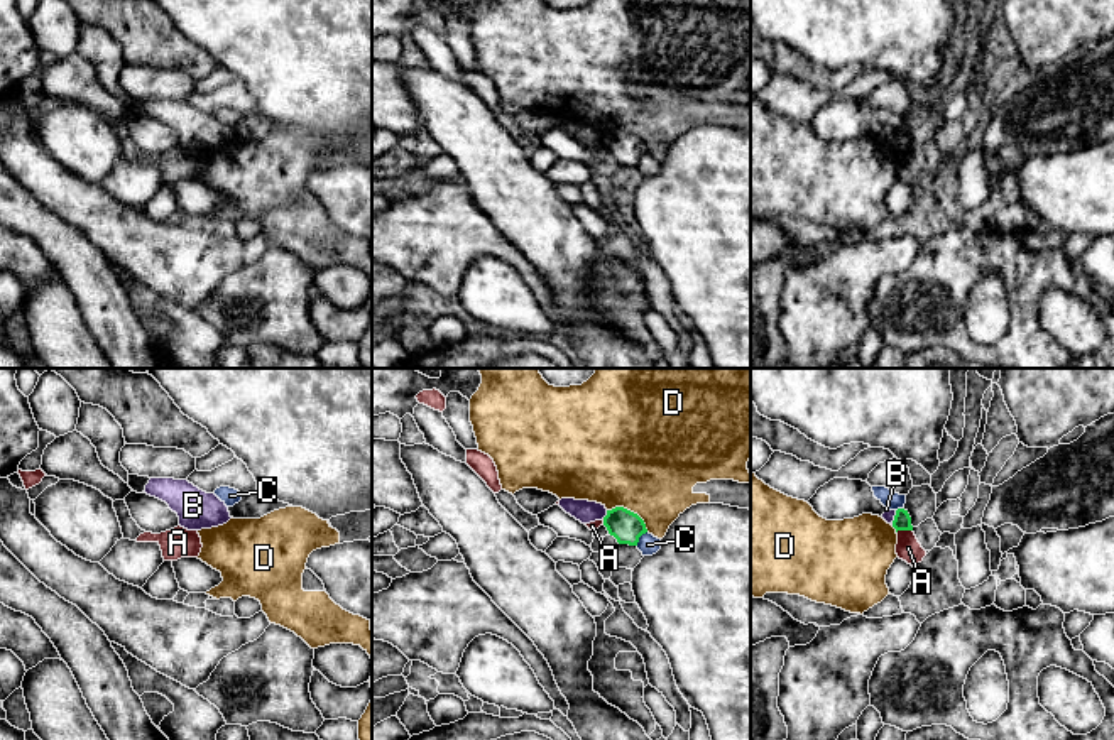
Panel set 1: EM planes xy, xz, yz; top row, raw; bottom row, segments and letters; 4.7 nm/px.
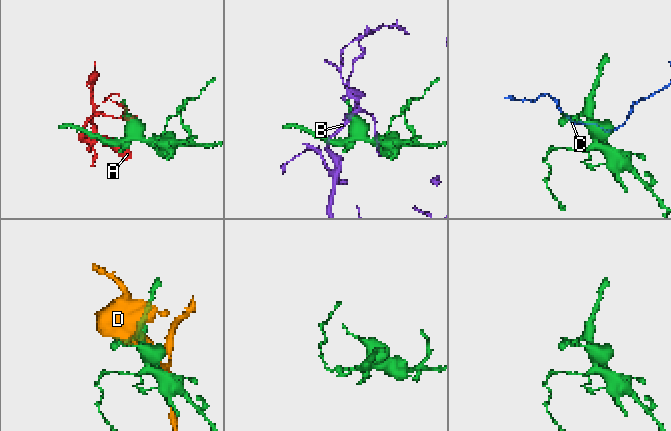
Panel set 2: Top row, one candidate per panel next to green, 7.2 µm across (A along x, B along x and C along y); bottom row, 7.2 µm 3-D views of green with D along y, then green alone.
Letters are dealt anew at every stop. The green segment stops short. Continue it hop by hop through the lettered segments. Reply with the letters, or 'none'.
none

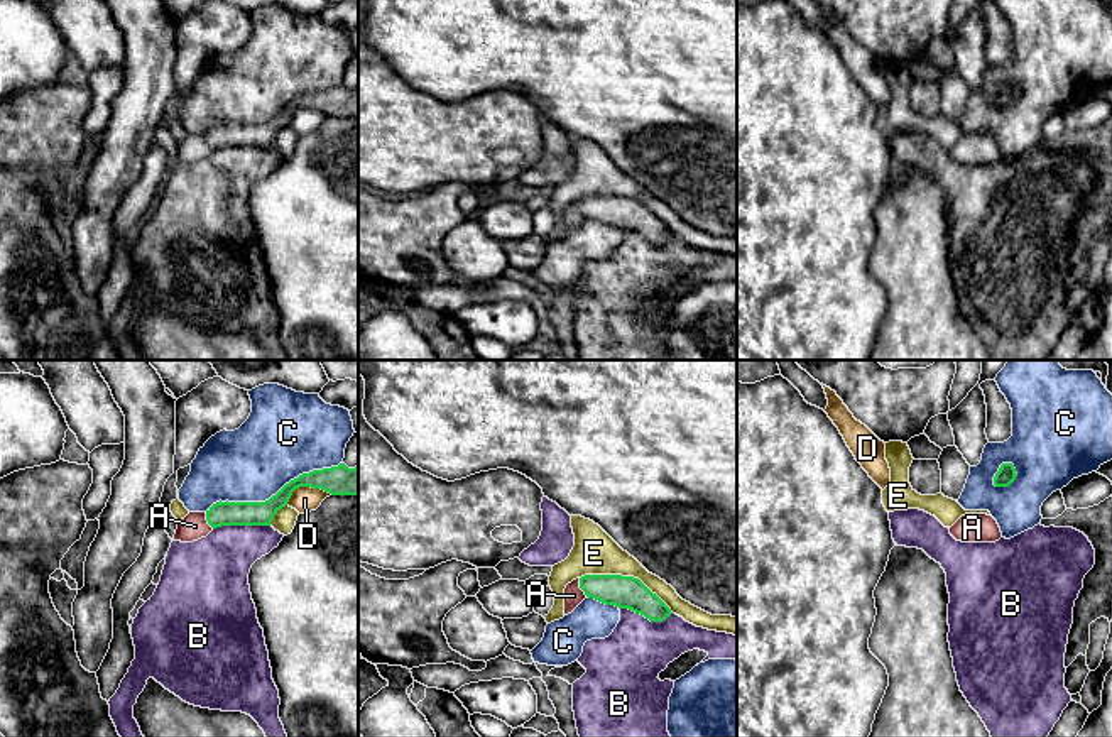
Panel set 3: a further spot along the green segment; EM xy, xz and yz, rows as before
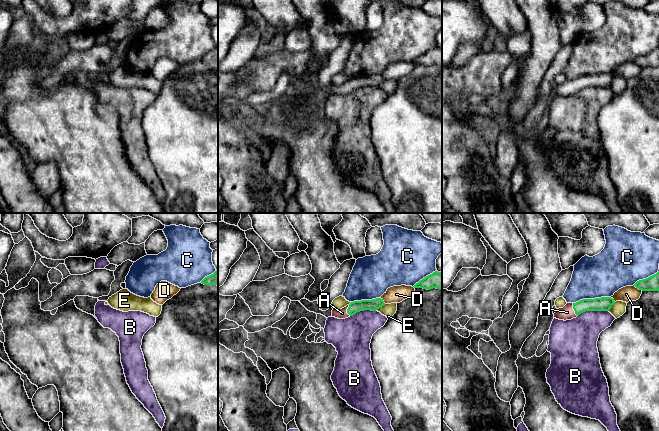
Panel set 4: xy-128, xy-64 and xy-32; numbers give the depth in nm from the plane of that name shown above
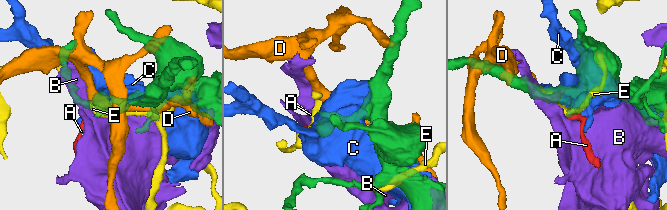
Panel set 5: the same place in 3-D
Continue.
A

